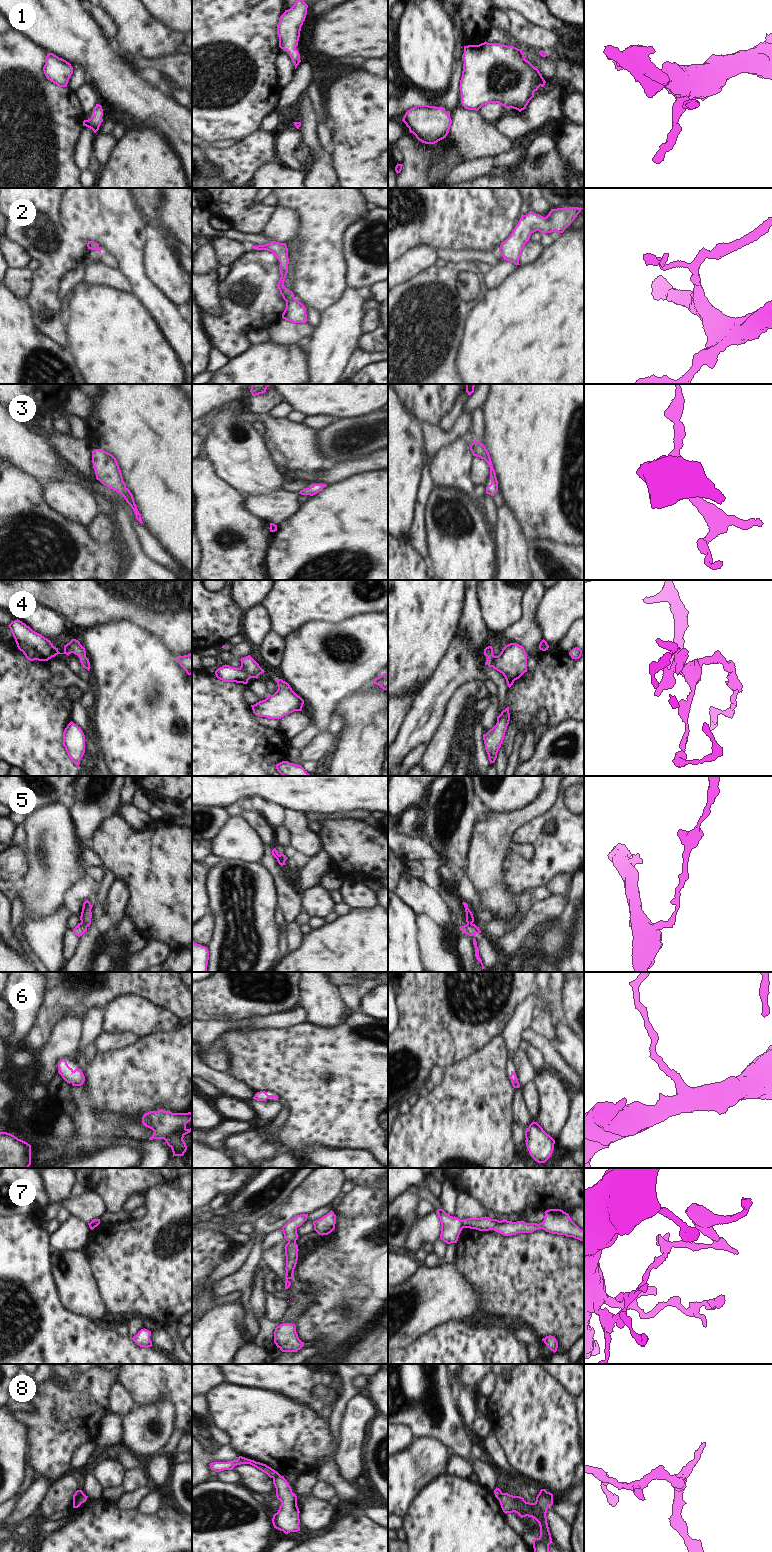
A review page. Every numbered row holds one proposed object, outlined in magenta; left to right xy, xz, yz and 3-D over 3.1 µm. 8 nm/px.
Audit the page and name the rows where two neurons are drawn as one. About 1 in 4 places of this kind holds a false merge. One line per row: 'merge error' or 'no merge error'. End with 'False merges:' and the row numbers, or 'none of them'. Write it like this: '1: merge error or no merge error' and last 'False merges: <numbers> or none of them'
1: no merge error
2: no merge error
3: no merge error
4: no merge error
5: no merge error
6: no merge error
7: merge error
8: merge error
False merges: 7, 8

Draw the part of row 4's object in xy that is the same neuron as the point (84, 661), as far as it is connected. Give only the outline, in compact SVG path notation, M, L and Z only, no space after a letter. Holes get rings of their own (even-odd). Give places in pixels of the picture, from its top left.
M20 620L11 621L8 625L17 647L23 652L25 657L30 660L48 661L58 654L69 655L74 653L80 658L83 668L90 670L90 662L86 657L85 648L76 639L72 639L64 646L64 652L60 653L58 648L54 647L50 640L41 634L33 631L29 626Z

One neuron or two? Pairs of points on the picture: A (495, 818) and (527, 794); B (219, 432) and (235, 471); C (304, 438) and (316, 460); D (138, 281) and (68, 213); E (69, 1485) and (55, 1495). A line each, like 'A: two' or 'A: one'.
A: two
B: one
C: one
D: one
E: one

